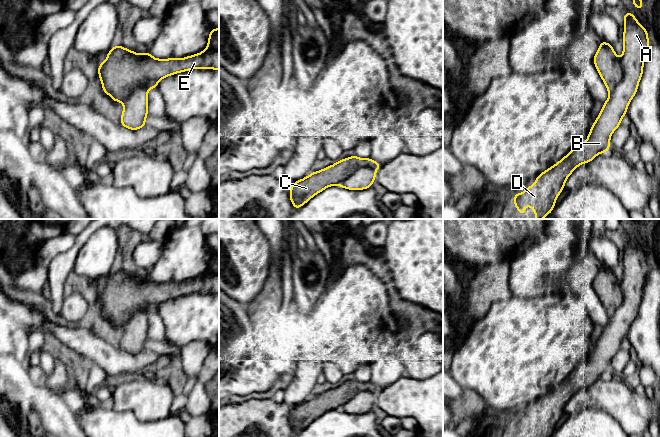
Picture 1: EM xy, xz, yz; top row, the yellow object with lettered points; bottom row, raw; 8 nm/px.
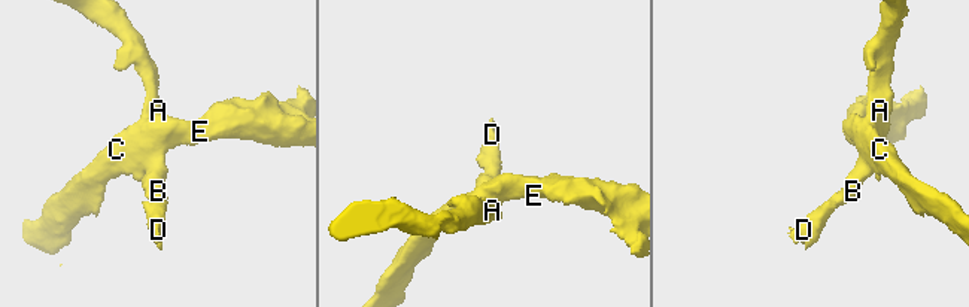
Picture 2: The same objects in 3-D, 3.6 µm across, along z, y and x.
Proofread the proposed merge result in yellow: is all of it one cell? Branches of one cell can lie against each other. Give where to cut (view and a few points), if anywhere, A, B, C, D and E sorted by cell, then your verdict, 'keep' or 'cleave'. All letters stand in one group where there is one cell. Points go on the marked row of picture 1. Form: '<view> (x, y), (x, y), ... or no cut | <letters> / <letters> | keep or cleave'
xz (376, 169), (370, 167), (358, 168), (338, 184) | A B D / C E | cleave

